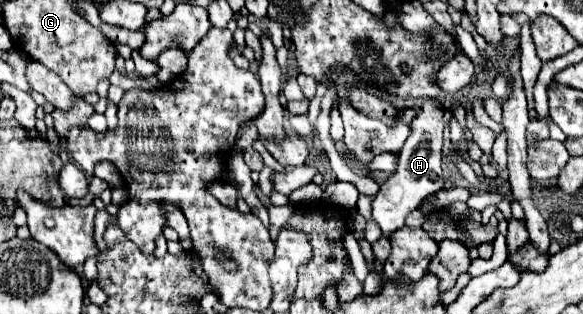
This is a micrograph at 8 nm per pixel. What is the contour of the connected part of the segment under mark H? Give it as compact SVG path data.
M425 101L421 113L409 123L411 133L399 153L397 171L381 185L377 197L373 199L373 217L385 235L391 235L405 225L407 213L419 207L419 203L443 189L441 171L441 149L443 149L443 109L437 101Z

